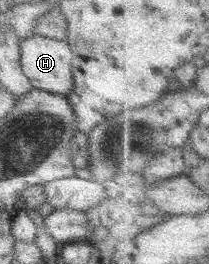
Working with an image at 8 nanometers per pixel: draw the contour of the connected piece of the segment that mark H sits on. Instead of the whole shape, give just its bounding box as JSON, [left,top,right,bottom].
[19,35,76,95]

